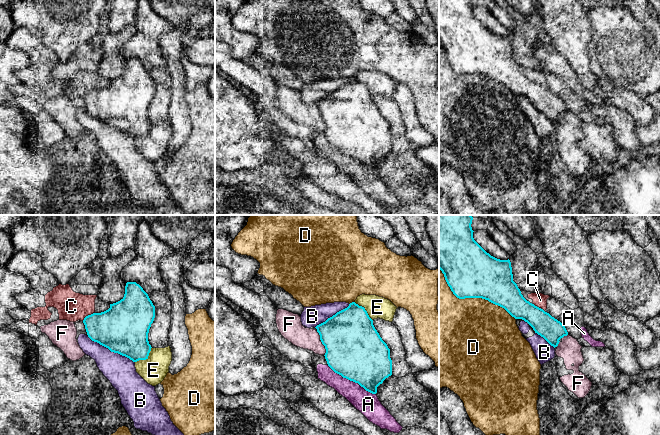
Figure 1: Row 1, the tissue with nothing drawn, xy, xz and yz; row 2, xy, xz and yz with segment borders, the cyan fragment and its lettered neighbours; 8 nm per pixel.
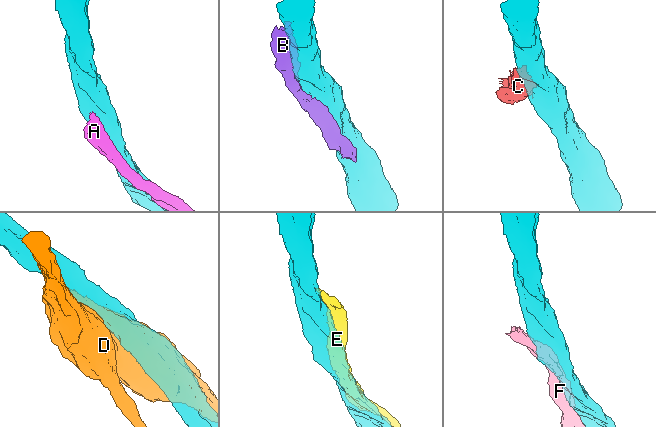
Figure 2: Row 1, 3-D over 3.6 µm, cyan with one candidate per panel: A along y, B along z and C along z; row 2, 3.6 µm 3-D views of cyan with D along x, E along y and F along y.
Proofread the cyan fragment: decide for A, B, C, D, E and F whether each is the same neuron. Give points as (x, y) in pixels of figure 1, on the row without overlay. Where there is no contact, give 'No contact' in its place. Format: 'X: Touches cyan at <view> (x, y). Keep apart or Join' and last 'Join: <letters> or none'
A: Touches cyan at xz (351, 156). Keep apart
B: Touches cyan at xy (111, 127). Keep apart
C: Touches cyan at xy (88, 91). Keep apart
D: Touches cyan at yz (472, 73). Keep apart
E: Touches cyan at xy (146, 134). Keep apart
F: Touches cyan at xz (325, 124). Keep apart
Join: none

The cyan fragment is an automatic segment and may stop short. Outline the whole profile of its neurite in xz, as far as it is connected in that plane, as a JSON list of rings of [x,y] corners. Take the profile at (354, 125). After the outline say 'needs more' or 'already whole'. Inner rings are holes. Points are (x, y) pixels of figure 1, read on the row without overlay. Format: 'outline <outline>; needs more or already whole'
outline [[[355,78],[325,98],[315,103],[325,122],[325,135],[328,142],[337,150],[358,159],[366,167],[376,170],[377,163],[392,151],[390,125],[382,116],[364,83]]]; already whole

